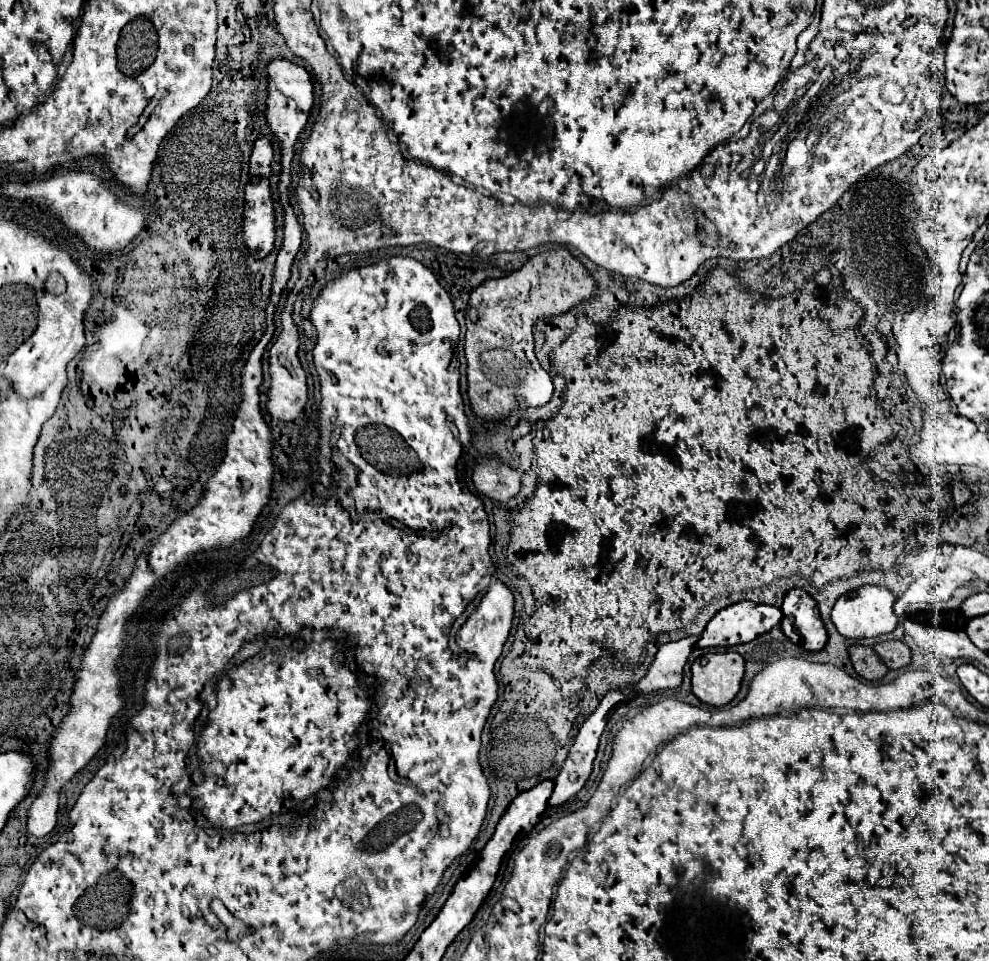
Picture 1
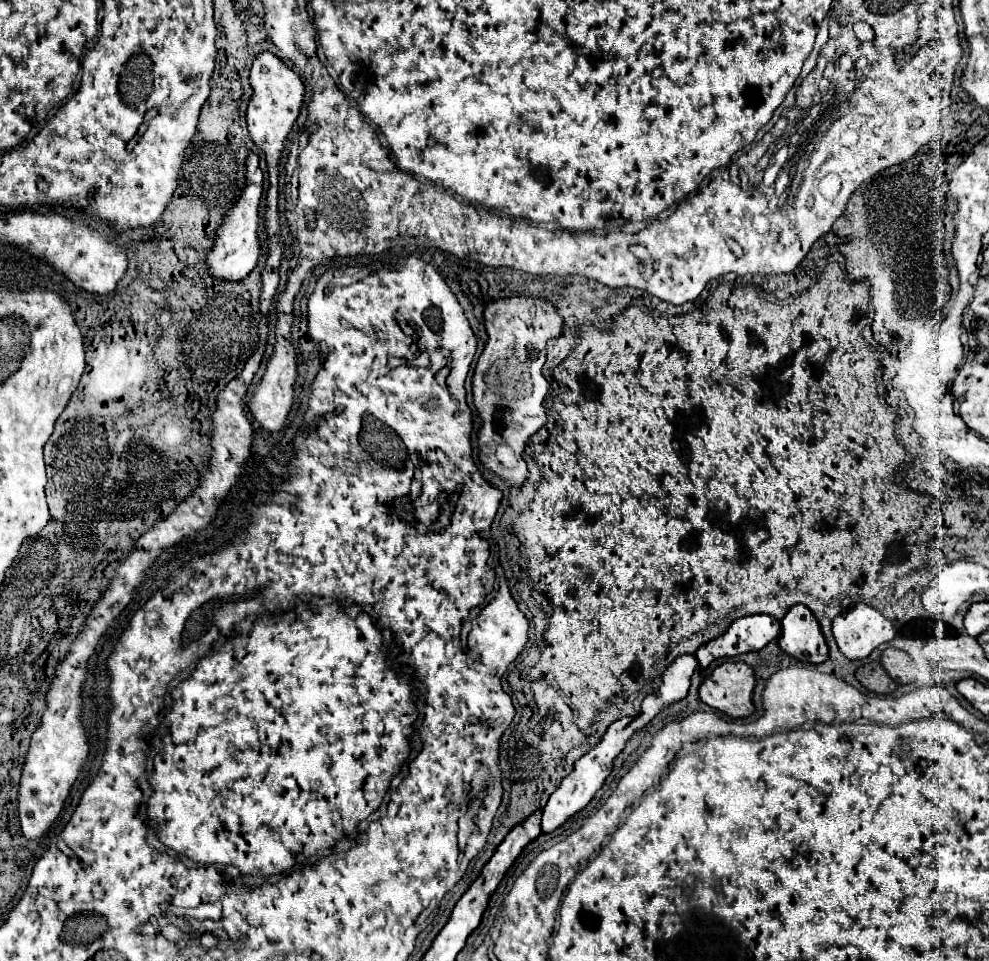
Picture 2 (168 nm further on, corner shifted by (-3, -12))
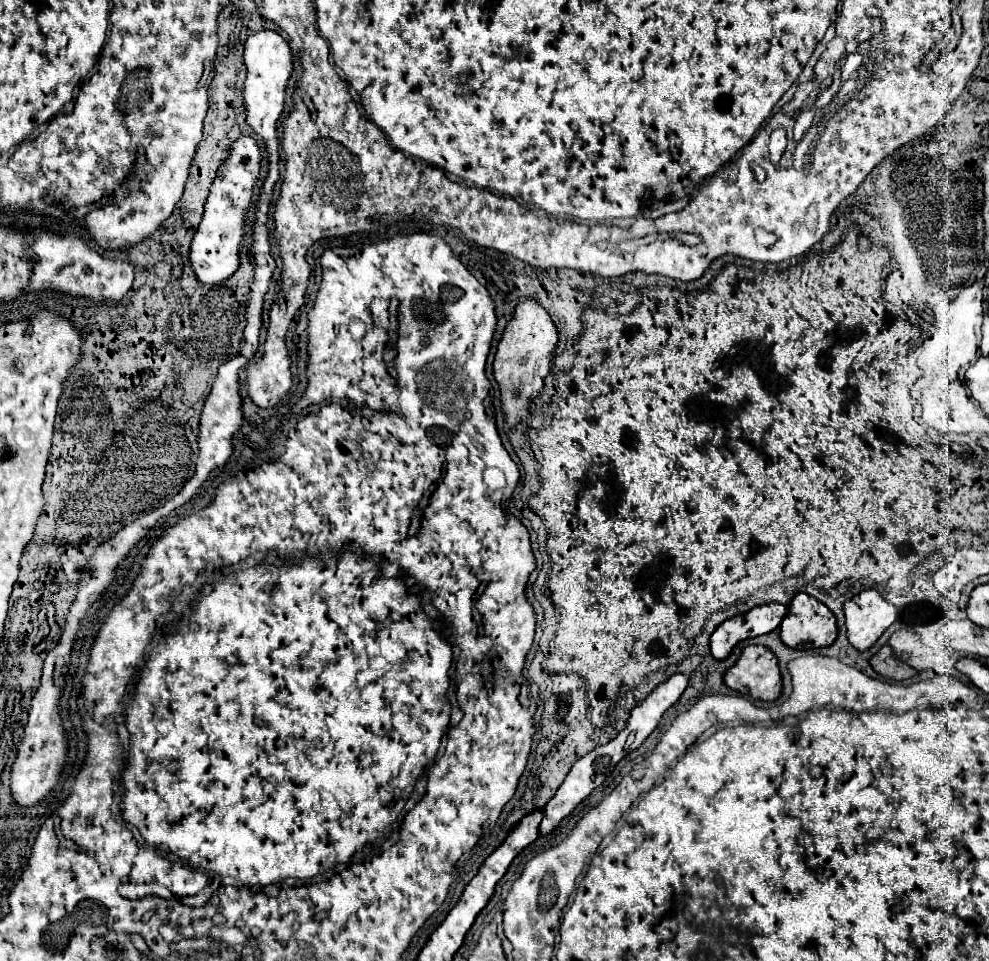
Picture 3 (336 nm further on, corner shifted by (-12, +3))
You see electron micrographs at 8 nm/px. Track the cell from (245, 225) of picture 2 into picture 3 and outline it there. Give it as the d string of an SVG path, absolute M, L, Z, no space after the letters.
M249 136L237 138L233 148L229 150L229 160L221 164L221 172L217 172L217 180L213 180L209 188L203 220L197 232L193 234L191 246L189 246L191 268L195 272L197 282L205 286L221 284L239 266L239 248L245 236L243 220L245 220L245 210L251 202L253 184L259 176L259 166L261 166L259 160L261 160L261 152L259 152L257 142Z

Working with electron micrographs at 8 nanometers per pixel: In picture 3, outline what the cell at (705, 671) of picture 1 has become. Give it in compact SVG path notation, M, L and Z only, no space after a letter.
M747 646L737 664L727 670L725 684L757 700L777 700L781 694L779 660L767 646Z

